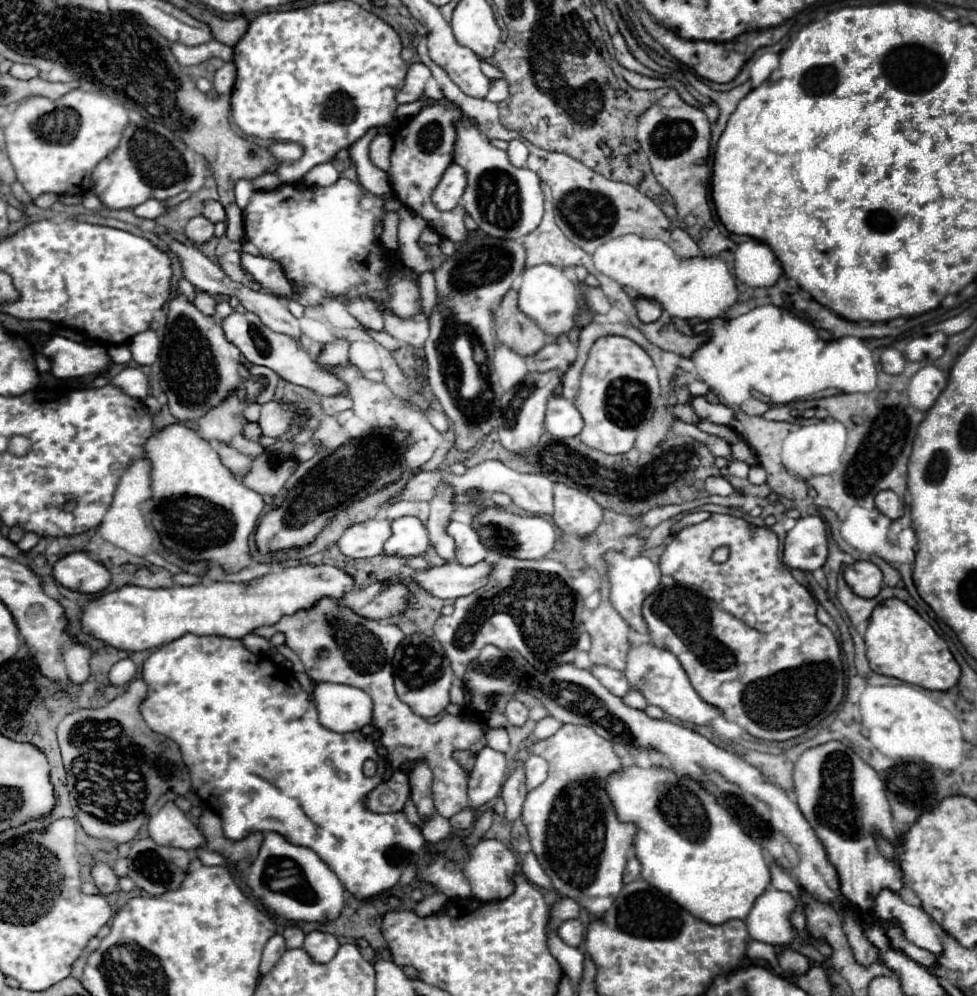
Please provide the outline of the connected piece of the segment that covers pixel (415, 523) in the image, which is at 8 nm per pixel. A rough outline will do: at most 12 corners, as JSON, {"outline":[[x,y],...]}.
{"outline":[[404,516],[392,520],[384,554],[422,556],[426,526]]}

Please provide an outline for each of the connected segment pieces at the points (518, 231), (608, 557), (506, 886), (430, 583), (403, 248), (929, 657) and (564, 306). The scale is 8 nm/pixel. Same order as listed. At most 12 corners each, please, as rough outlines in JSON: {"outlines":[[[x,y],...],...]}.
{"outlines":[[[454,124],[462,206],[488,236],[542,220],[540,178],[478,128]],[[608,550],[610,602],[636,632],[648,632],[642,602],[660,584],[646,556]],[[480,840],[464,860],[472,896],[504,900],[518,860],[500,840]],[[446,562],[414,574],[436,598],[486,586],[490,562]],[[392,194],[386,210],[400,214],[398,256],[416,274],[434,272],[418,244],[426,222]],[[900,598],[870,616],[876,674],[950,690],[960,666],[934,628]],[[552,264],[522,274],[518,306],[550,338],[570,332],[578,286]]]}

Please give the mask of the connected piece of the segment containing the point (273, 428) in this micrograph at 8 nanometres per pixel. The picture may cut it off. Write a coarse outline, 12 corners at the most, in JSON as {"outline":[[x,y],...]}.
{"outline":[[284,404],[262,406],[260,428],[264,436],[280,436],[298,418]]}

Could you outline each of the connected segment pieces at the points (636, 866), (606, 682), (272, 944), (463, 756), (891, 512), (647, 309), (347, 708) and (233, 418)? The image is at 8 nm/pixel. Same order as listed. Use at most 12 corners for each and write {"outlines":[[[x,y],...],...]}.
{"outlines":[[[630,856],[624,870],[624,884],[640,878],[640,862]],[[592,666],[590,674],[616,696],[630,692],[624,672]],[[272,936],[262,952],[258,976],[274,968],[284,954],[284,938]],[[454,752],[458,764],[464,772],[470,774],[474,766],[474,752]],[[892,490],[874,496],[876,508],[890,520],[904,514],[900,498]],[[649,299],[635,301],[637,314],[643,323],[658,320],[661,306]],[[314,686],[320,724],[362,730],[370,696],[354,686]],[[230,394],[198,420],[208,442],[230,444],[244,430],[244,404]]]}

